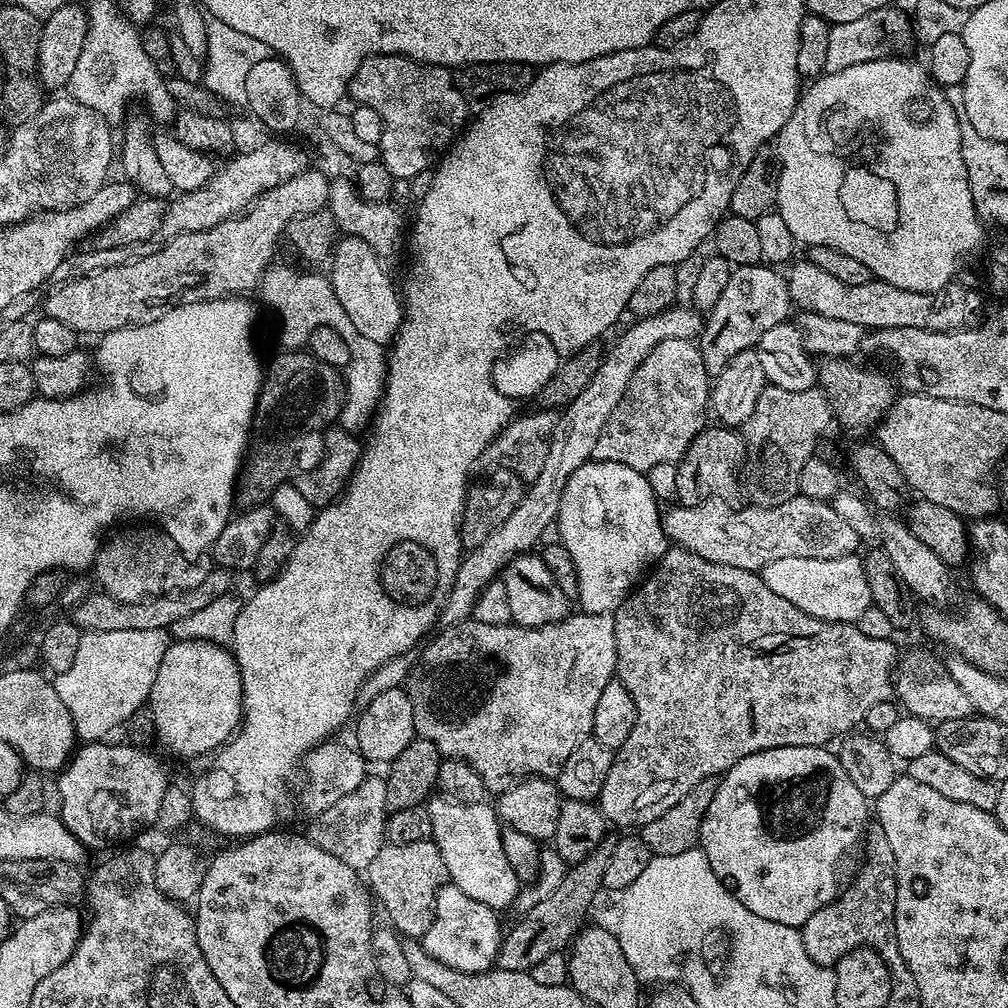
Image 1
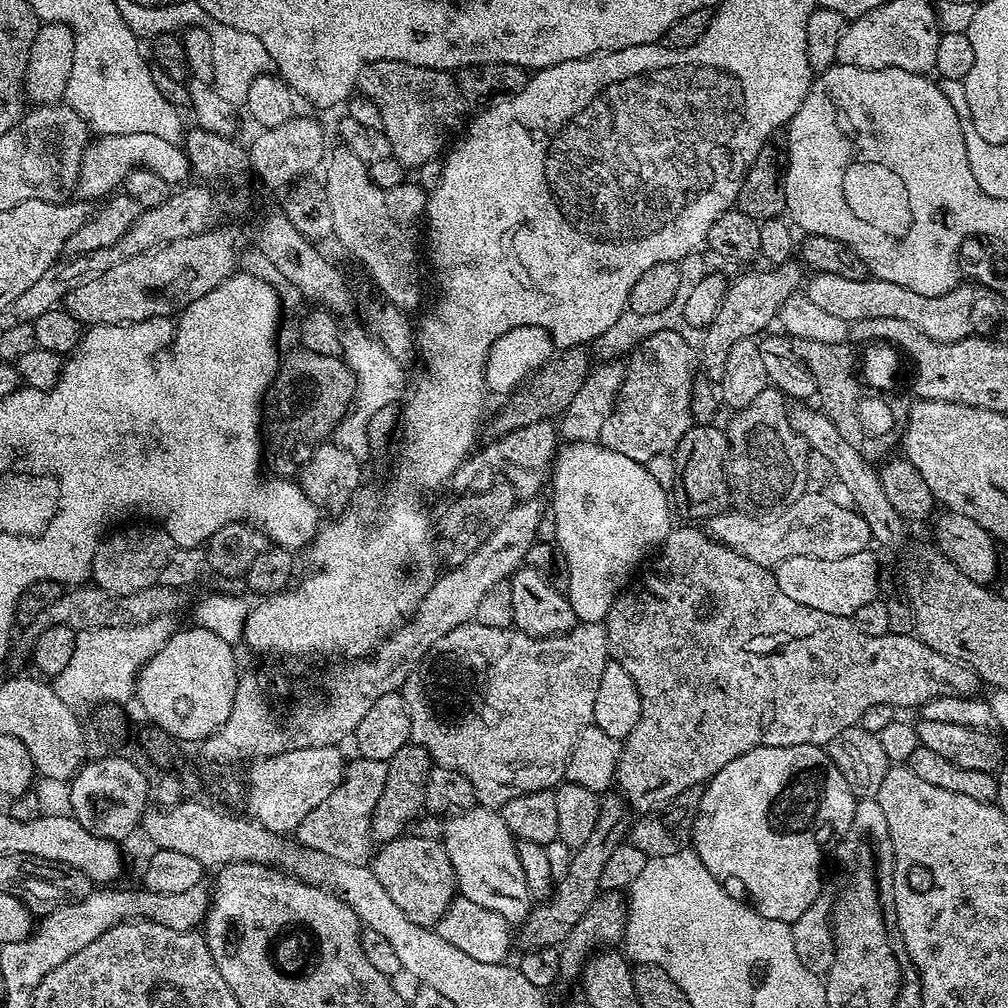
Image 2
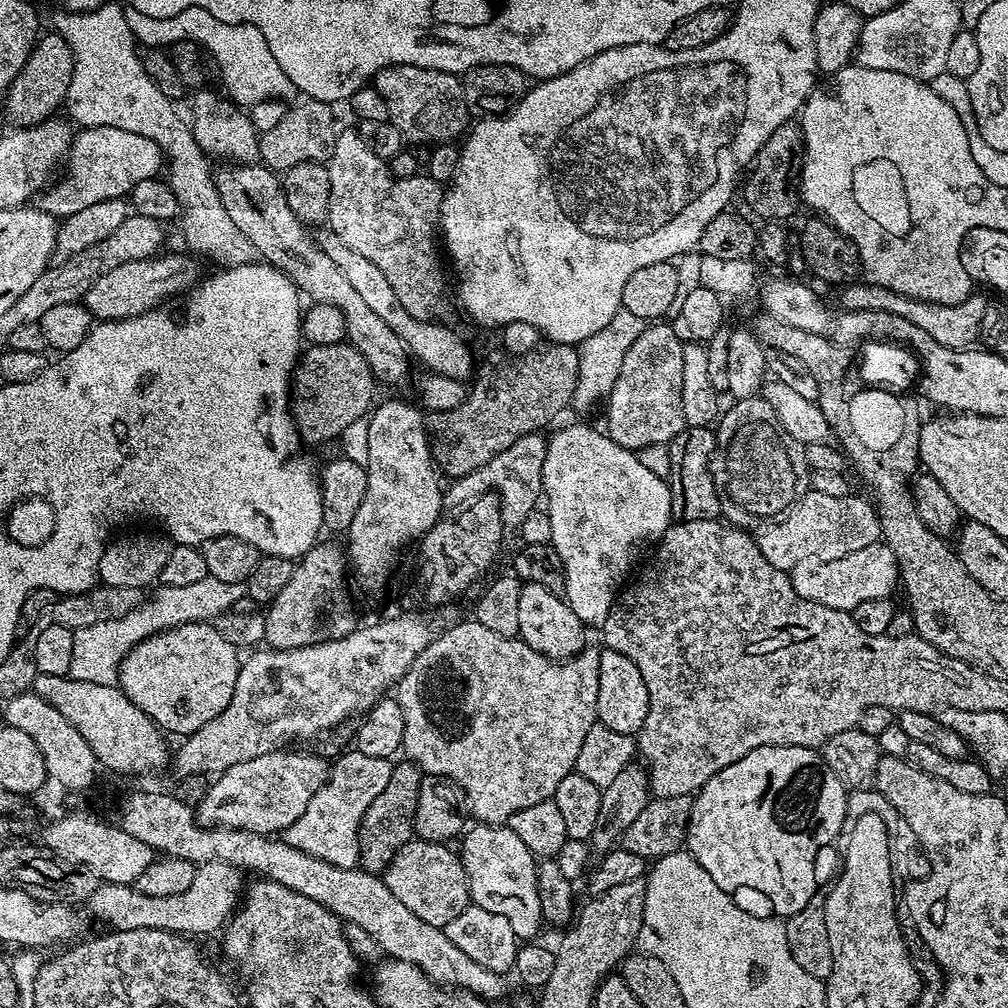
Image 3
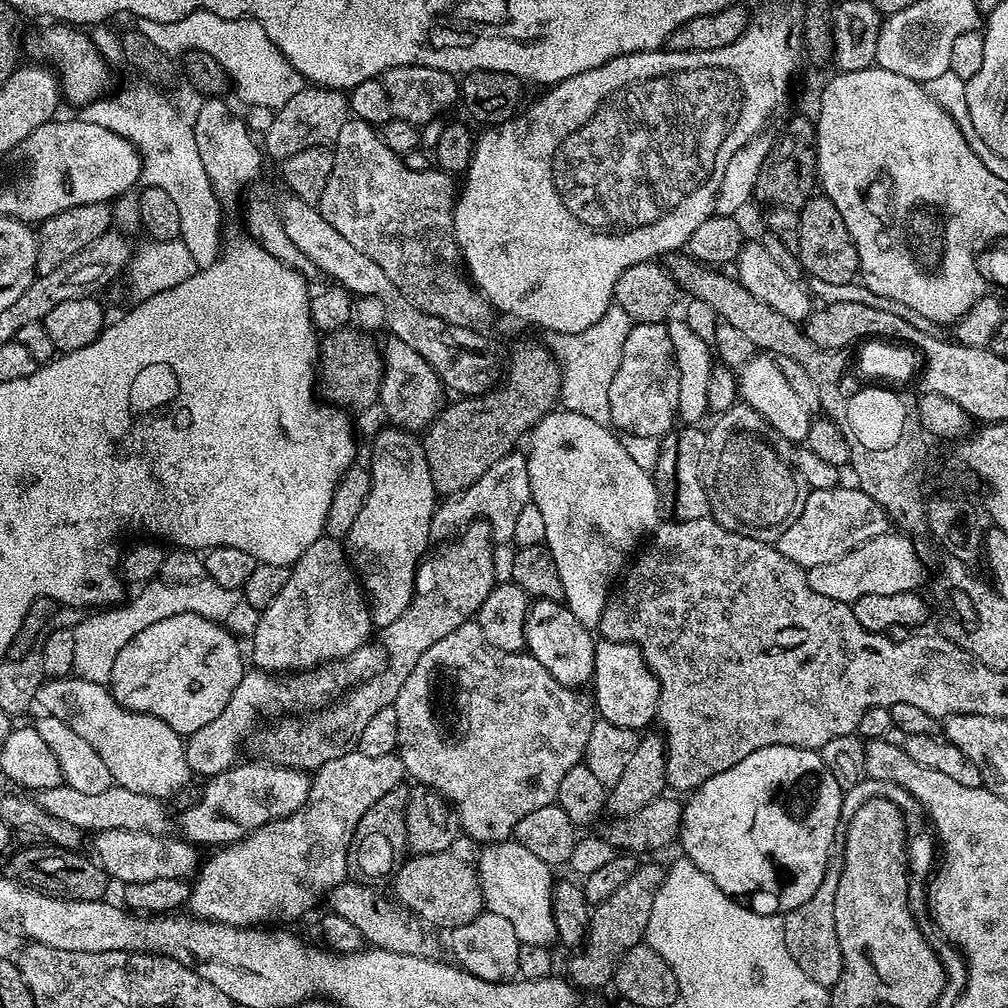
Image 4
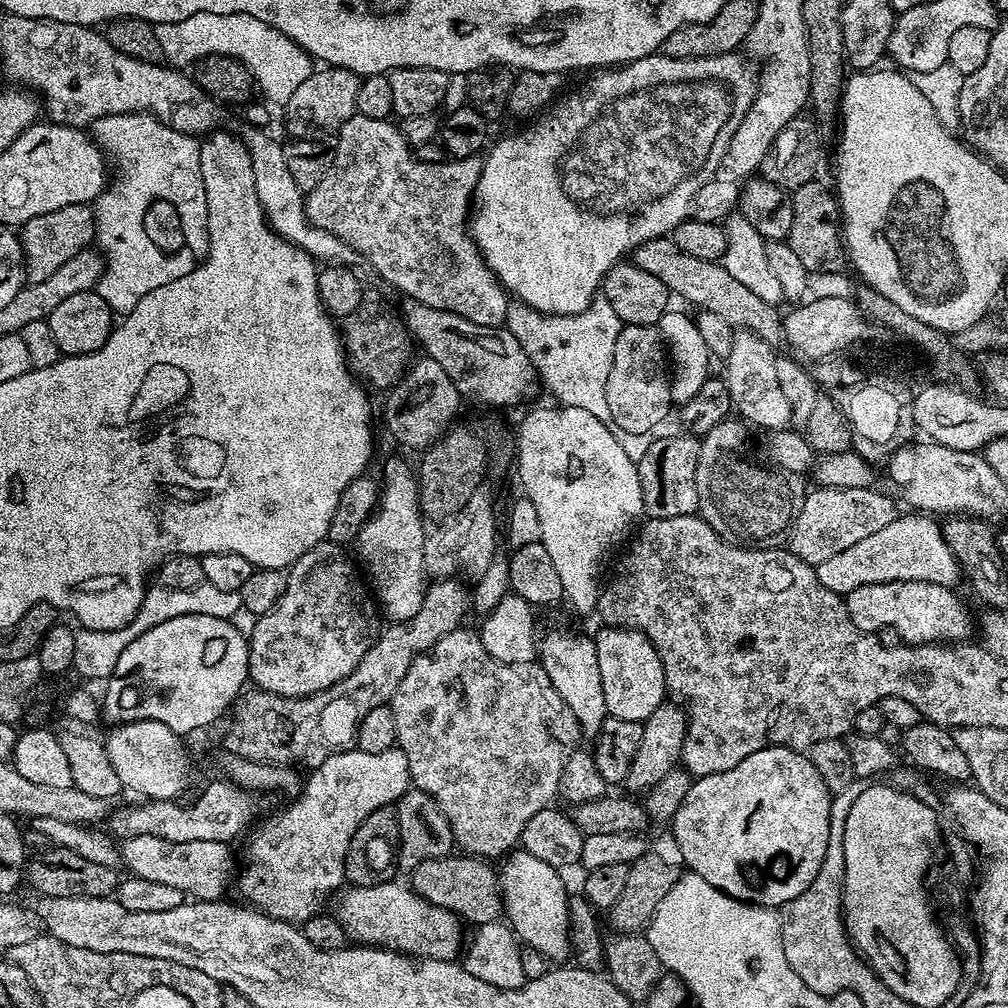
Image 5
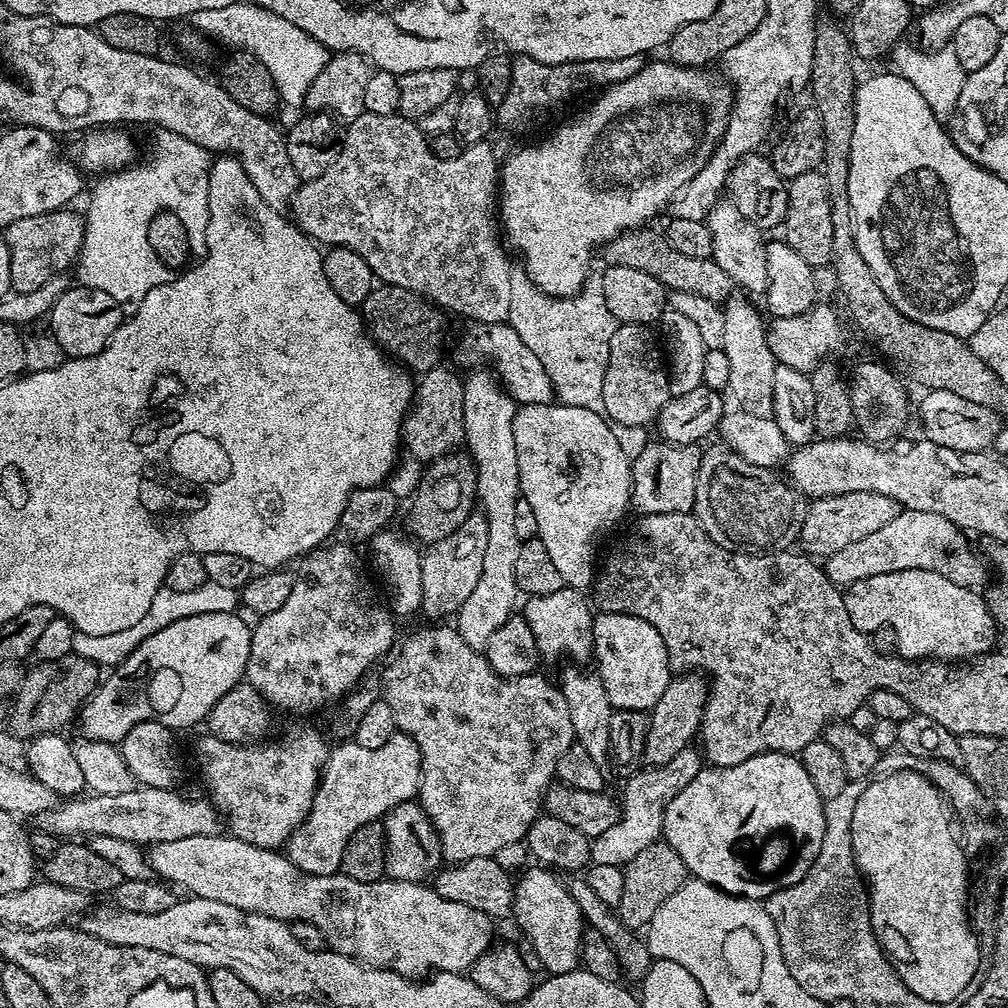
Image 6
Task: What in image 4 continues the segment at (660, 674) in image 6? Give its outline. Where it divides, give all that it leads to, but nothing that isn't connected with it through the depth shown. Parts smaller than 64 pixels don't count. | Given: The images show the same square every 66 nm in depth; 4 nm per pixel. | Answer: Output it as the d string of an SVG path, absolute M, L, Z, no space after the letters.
M596 640L594 674L590 684L591 688L593 687L591 695L594 697L594 708L599 719L614 722L614 726L637 730L647 729L647 724L656 720L660 697L658 680L648 669L646 658L642 658L636 646L629 644L627 640Z

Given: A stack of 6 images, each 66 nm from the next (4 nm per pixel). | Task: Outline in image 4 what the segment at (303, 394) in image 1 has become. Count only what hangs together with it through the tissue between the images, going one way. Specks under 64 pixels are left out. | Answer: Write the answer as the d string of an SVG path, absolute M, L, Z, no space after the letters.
M349 326L337 332L327 333L319 341L320 354L318 357L318 388L325 401L339 406L345 410L352 408L368 408L375 405L380 398L380 383L384 377L382 352L376 348L360 332L355 332L355 327Z

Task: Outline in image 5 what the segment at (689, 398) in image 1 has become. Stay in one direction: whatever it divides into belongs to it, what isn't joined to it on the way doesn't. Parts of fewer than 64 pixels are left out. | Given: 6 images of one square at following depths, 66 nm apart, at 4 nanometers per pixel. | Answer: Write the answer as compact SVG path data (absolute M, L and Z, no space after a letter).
M626 324L621 327L614 346L614 362L610 362L610 378L606 378L606 406L610 406L610 421L615 427L630 430L630 434L651 433L674 408L670 361L659 327L651 324Z

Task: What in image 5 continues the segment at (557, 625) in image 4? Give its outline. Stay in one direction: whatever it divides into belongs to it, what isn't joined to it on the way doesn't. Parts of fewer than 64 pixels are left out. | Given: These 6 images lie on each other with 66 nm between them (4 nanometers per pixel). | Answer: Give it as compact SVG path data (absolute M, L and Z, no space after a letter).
M552 628L543 633L538 644L538 662L546 670L554 690L562 694L562 702L574 710L578 726L585 737L595 738L602 730L602 722L609 716L606 698L602 695L602 673L598 671L598 650L591 635L571 632L568 628Z

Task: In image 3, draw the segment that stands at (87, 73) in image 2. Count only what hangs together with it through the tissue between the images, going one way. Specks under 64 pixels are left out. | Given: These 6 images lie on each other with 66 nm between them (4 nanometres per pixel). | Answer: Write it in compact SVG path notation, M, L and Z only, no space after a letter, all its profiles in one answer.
M57 11L52 20L53 29L62 36L72 51L75 62L71 74L70 86L67 87L67 98L64 110L67 117L79 127L93 128L94 126L113 126L118 130L130 130L134 134L142 134L142 138L150 138L164 151L166 161L166 183L172 187L180 206L180 223L184 238L191 253L210 259L223 267L255 264L261 261L258 248L250 238L239 230L235 224L224 220L221 214L220 195L216 189L213 169L208 169L209 157L198 146L191 127L180 121L176 113L177 105L154 86L150 74L146 74L141 53L136 53L138 41L132 28L64 28L64 20L72 20L71 12Z

